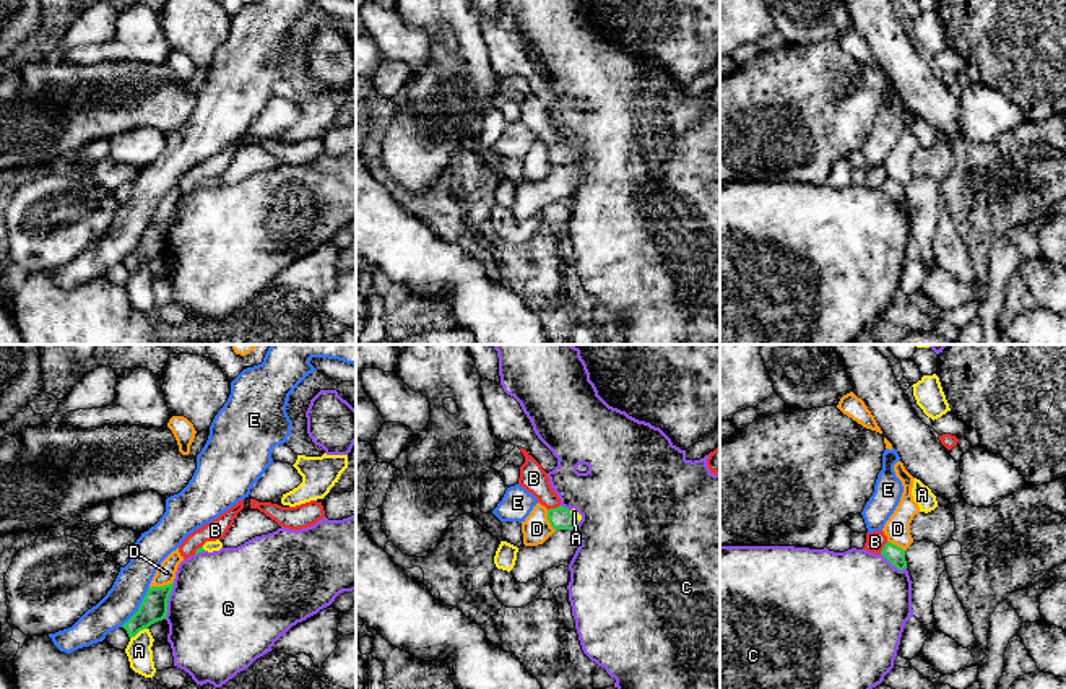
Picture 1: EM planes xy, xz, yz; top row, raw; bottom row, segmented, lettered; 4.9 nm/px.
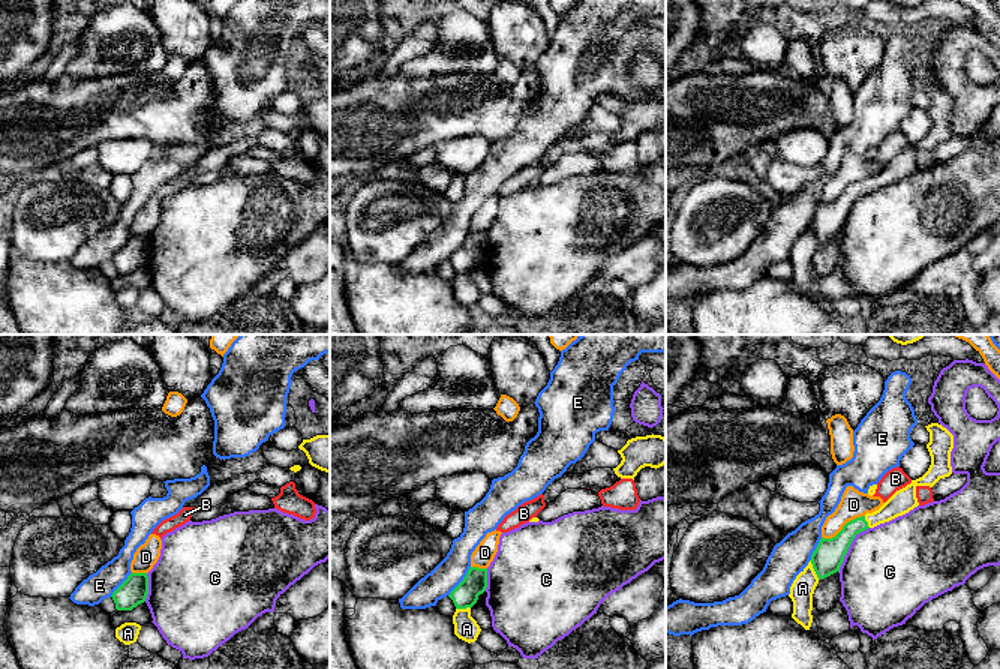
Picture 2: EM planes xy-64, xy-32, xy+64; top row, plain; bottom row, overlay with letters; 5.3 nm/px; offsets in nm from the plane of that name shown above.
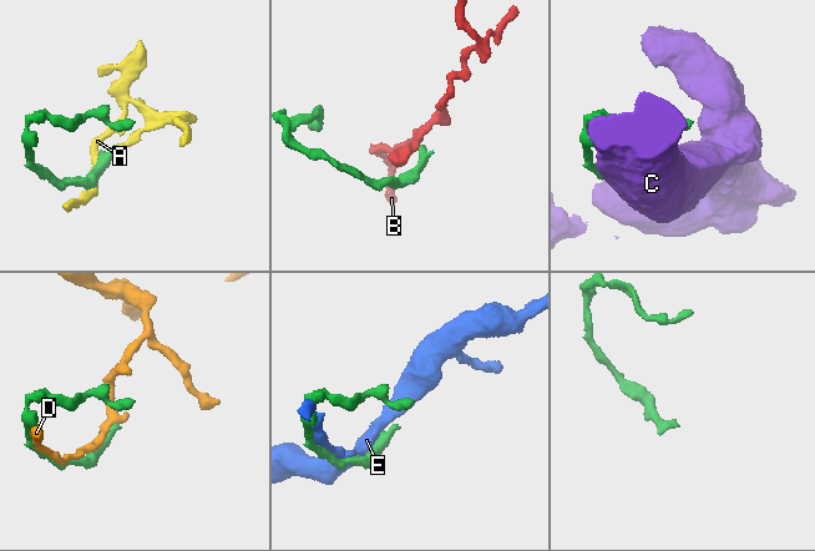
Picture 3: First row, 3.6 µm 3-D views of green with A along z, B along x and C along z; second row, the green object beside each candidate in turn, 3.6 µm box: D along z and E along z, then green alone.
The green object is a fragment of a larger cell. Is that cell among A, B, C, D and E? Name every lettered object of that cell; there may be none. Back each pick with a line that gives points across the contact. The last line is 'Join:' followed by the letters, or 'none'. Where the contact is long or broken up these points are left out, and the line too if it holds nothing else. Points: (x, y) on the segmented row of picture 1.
Join: A

